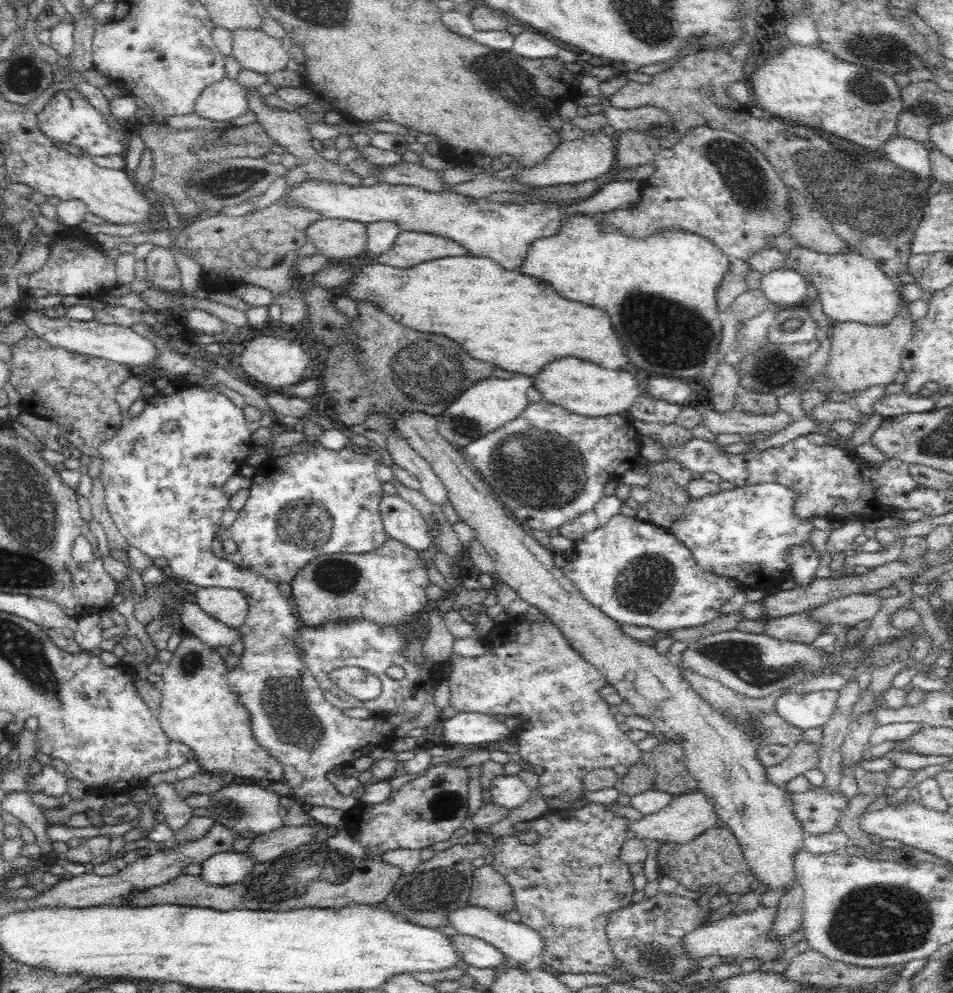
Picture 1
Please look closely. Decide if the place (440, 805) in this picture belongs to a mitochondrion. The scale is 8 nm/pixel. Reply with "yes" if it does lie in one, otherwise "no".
yes

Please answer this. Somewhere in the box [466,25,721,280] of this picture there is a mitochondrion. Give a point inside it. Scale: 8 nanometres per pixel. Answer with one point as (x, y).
(497, 70)

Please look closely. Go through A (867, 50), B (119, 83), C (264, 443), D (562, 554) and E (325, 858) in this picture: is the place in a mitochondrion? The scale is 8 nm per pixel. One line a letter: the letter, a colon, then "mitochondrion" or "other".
A: mitochondrion
B: other
C: other
D: other
E: mitochondrion

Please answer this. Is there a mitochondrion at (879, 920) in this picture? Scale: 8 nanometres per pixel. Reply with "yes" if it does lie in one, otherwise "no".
yes

